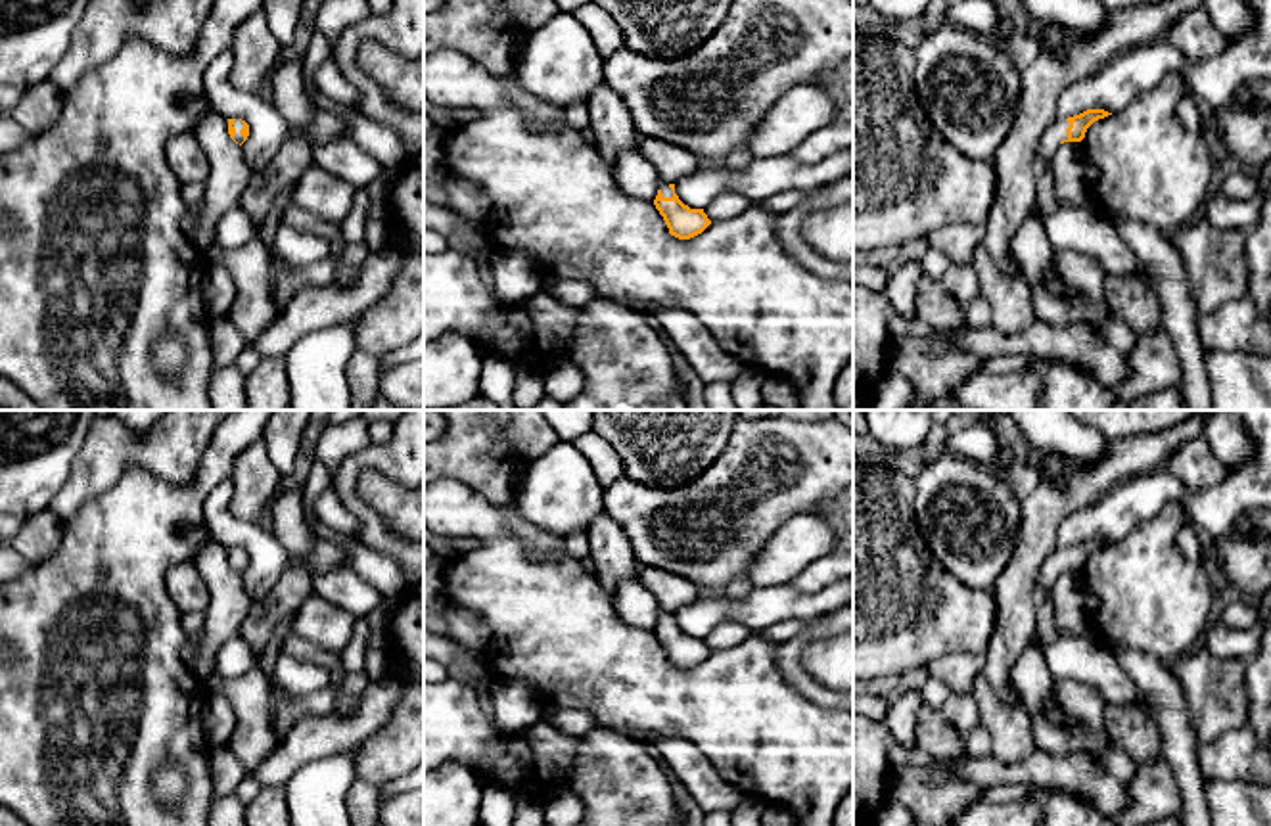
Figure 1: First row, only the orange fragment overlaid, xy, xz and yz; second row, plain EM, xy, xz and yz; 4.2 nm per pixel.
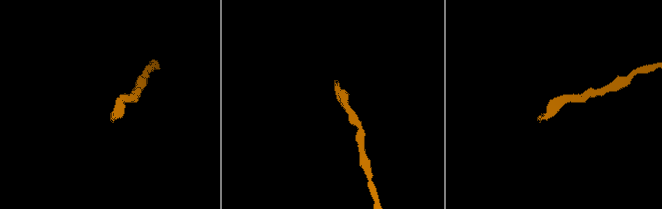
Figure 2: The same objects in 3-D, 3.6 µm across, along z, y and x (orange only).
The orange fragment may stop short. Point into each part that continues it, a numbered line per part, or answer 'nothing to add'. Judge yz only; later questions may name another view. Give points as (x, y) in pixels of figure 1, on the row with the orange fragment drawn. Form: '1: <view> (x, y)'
1: yz (1057, 133)

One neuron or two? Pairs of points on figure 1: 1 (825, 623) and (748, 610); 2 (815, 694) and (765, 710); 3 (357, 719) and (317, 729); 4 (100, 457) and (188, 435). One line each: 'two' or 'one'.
1: two
2: two
3: one
4: one

